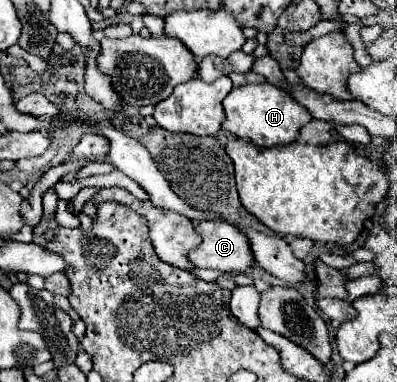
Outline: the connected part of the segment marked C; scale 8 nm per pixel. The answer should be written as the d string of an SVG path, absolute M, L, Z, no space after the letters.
M201 221L195 225L201 243L189 251L189 261L197 267L209 267L227 273L239 273L253 265L247 237L223 221Z

